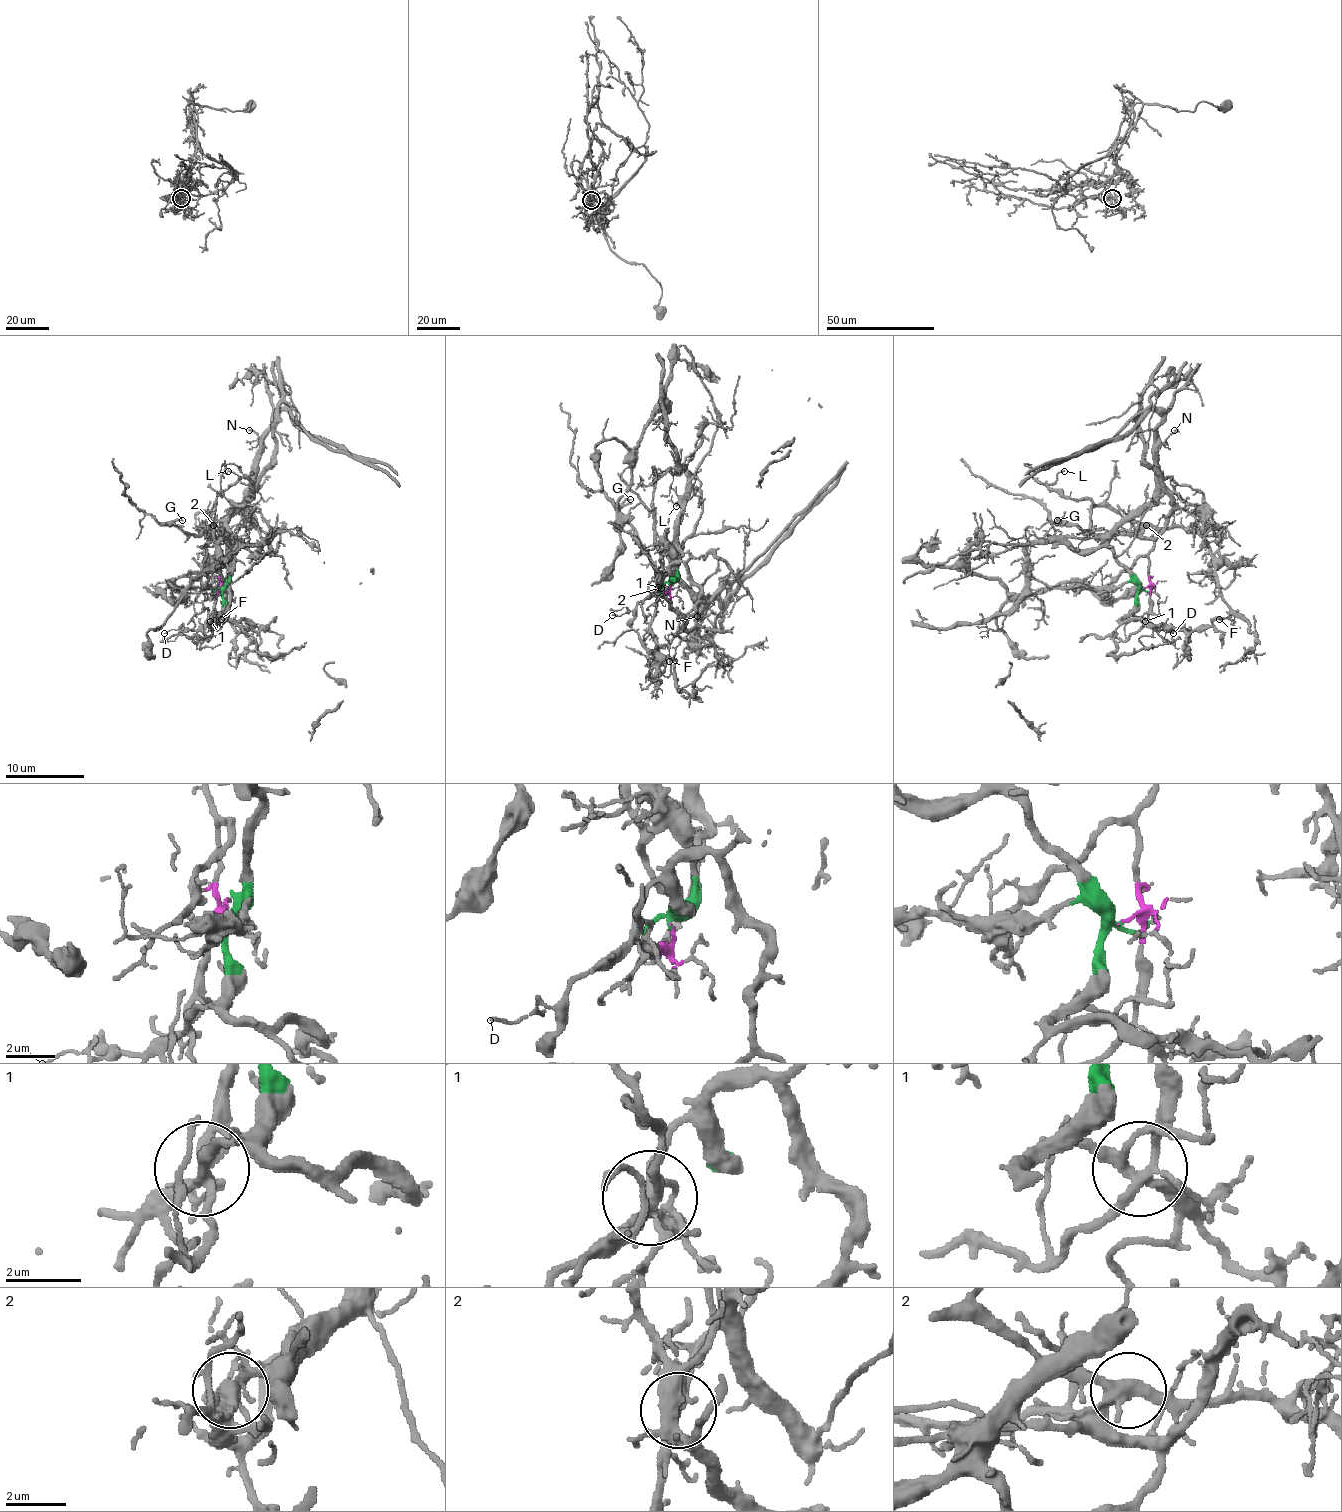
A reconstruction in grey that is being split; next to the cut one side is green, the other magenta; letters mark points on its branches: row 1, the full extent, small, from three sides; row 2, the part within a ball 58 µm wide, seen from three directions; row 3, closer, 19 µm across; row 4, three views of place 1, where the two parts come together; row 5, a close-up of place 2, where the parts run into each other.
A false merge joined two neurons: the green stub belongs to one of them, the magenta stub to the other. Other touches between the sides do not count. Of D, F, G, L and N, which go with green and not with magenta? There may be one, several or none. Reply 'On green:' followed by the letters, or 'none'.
On green: D, F, L, N

